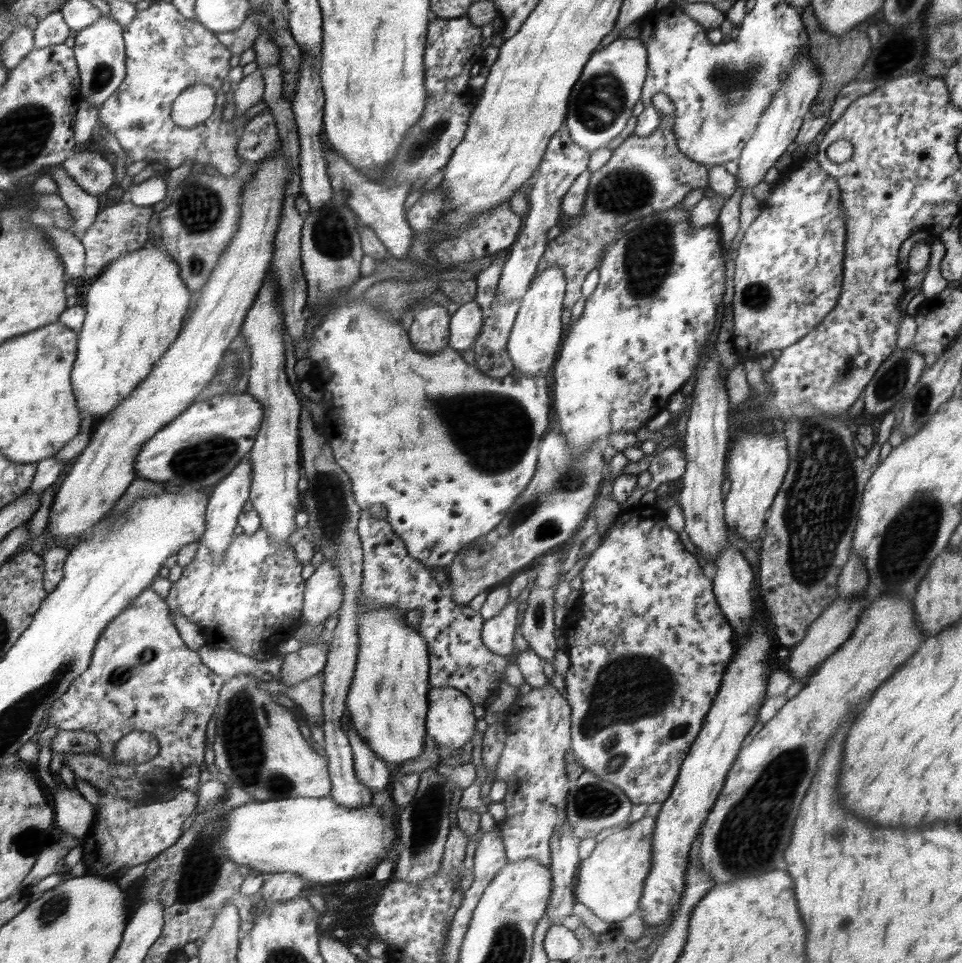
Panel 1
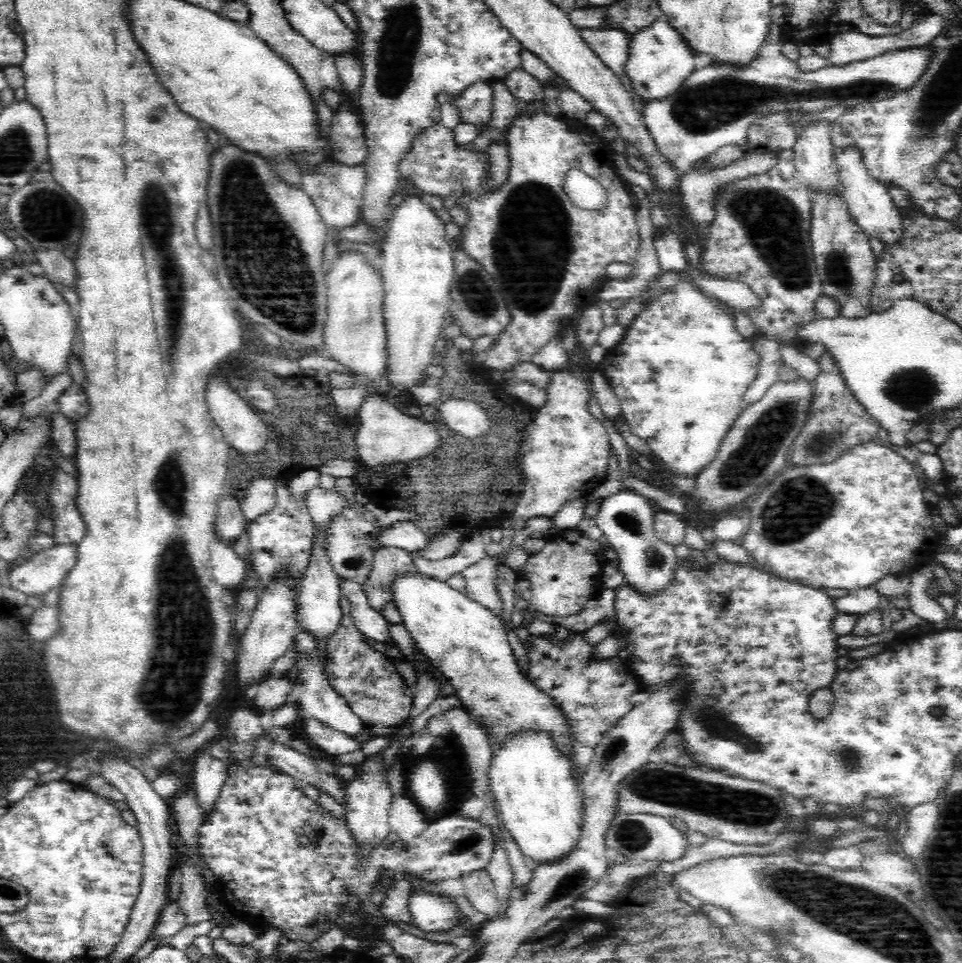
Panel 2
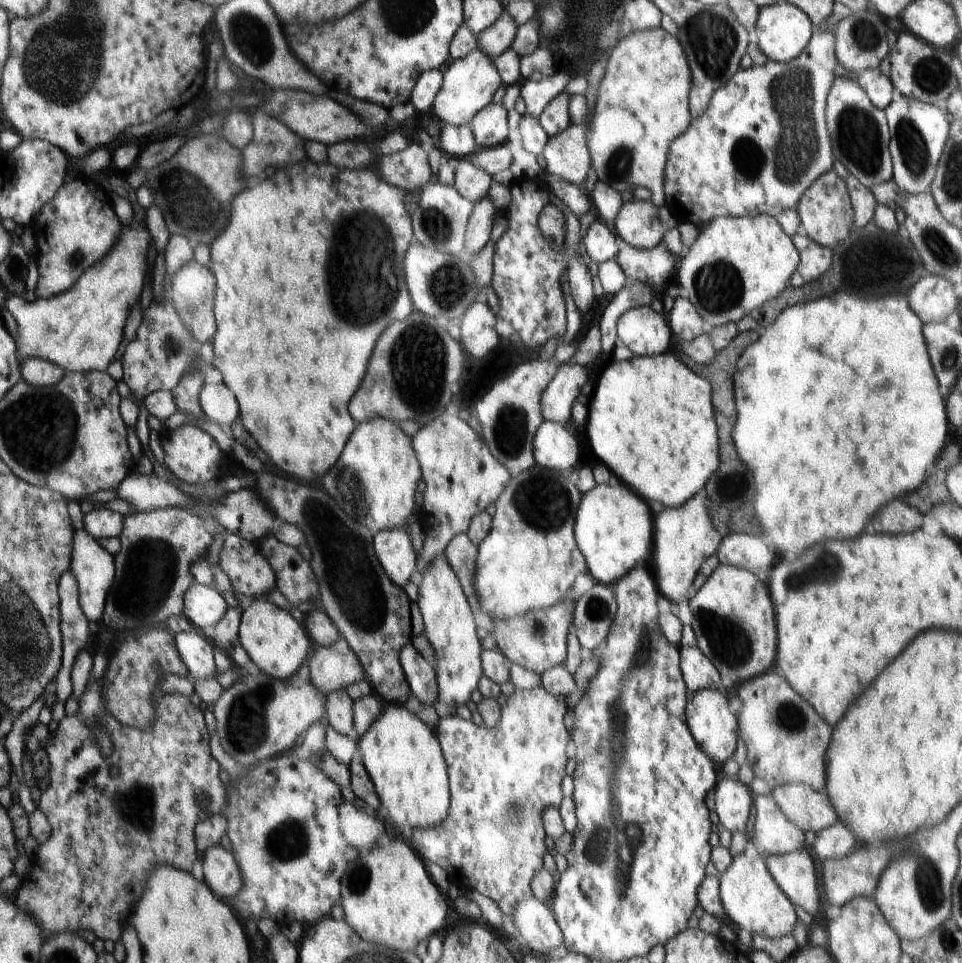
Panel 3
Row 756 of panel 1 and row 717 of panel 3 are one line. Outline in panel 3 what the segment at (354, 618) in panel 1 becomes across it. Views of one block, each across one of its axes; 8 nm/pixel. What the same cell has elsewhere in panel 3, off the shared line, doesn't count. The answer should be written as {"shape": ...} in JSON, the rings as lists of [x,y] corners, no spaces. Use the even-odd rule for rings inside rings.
{"shape":[[[345,690],[327,696],[326,721],[340,734],[353,734],[353,701]]]}

